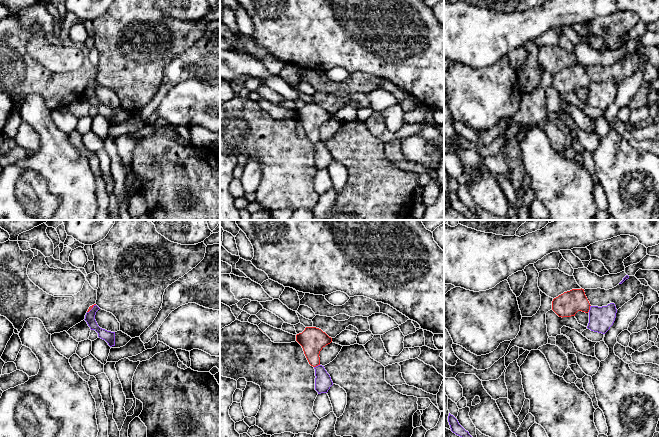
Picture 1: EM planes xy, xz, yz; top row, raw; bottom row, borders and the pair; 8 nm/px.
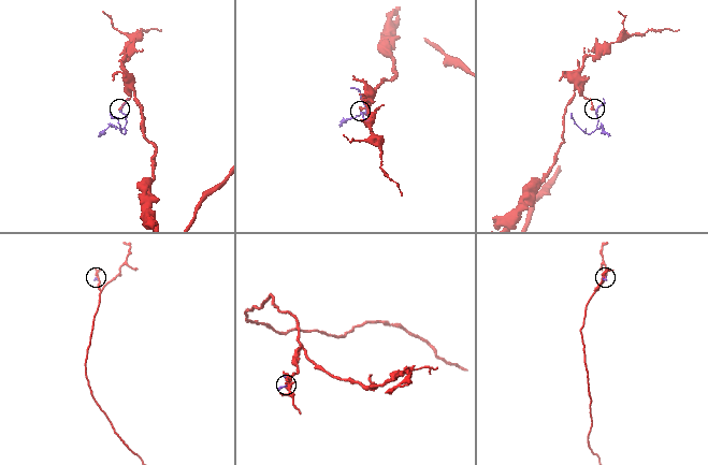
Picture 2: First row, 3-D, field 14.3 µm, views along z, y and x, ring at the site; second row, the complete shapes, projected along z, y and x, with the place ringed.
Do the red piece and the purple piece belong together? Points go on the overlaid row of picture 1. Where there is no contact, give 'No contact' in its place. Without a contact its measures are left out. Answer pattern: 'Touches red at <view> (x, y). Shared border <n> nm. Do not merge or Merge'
Touches red at yz (589, 308). Shared border 60 nm. Do not merge

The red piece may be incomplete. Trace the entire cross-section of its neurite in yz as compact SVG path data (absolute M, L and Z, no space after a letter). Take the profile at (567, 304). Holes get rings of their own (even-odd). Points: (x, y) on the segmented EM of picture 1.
M582 288L564 292L552 301L552 310L562 318L575 316L578 311L588 313L590 306Z

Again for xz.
M306 327L296 335L296 341L302 346L304 354L313 367L320 365L320 351L332 342L332 338L316 327Z

